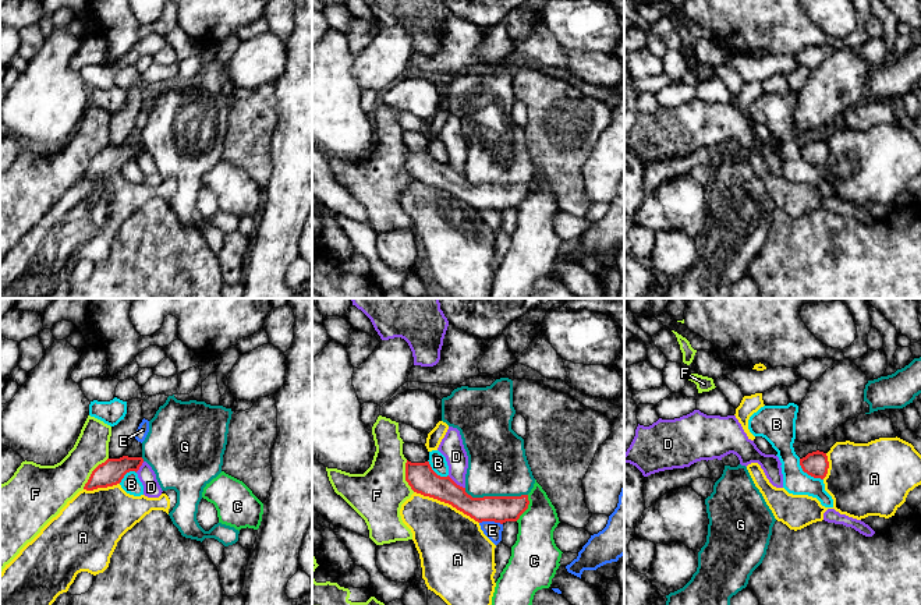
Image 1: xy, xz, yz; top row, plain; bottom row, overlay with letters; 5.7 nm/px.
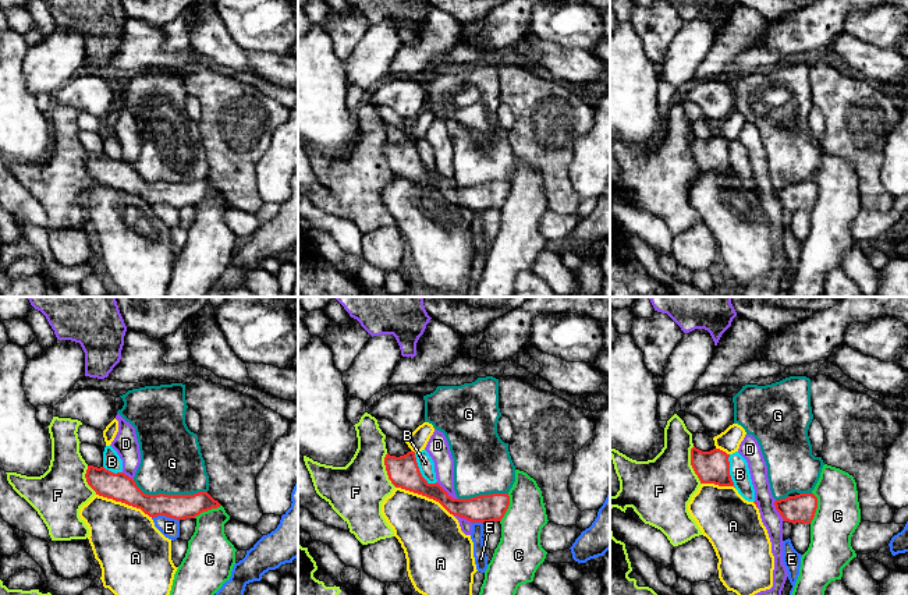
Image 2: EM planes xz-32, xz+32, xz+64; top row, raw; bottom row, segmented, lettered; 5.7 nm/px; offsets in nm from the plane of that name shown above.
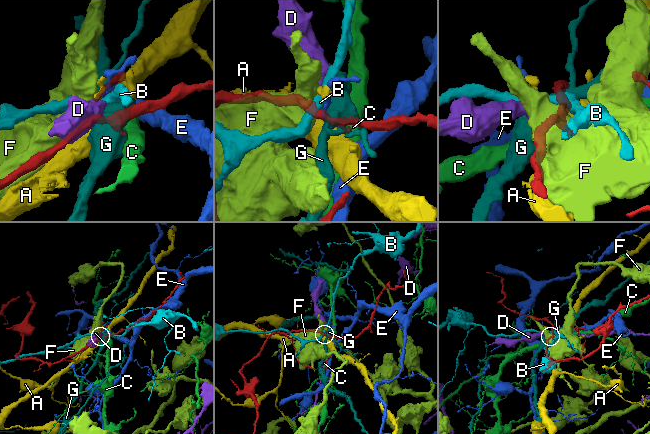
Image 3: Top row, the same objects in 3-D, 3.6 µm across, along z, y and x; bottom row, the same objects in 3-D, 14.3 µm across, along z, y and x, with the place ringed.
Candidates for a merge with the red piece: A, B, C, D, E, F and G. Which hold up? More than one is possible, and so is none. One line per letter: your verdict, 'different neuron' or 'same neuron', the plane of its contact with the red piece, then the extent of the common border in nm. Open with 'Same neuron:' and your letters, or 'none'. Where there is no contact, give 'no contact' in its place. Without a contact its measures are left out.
Same neuron: none
A: different neuron | xz | 420 nm
B: different neuron | yz | 190 nm
C: different neuron | xz | 170 nm
D: different neuron | xz | 130 nm
E: different neuron | xz | 140 nm
F: different neuron | xy | 240 nm
G: different neuron | xz | 380 nm

